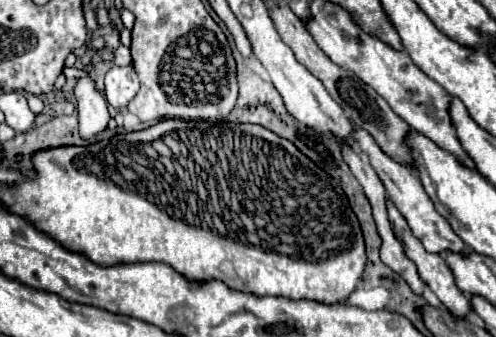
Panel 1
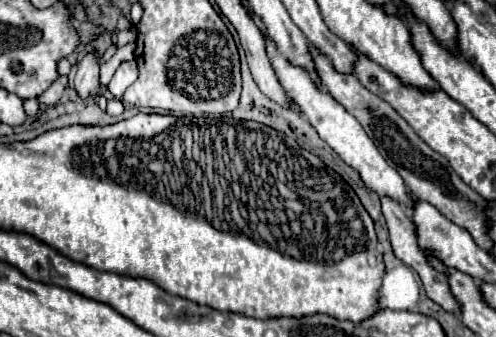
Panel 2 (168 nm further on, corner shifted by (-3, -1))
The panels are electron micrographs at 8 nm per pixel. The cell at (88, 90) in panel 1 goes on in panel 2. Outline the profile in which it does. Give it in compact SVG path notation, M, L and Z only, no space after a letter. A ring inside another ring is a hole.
M95 52L87 54L83 58L83 62L79 62L79 70L75 74L75 90L79 94L79 98L87 100L87 98L97 98L99 96L99 64L97 64L97 56Z

